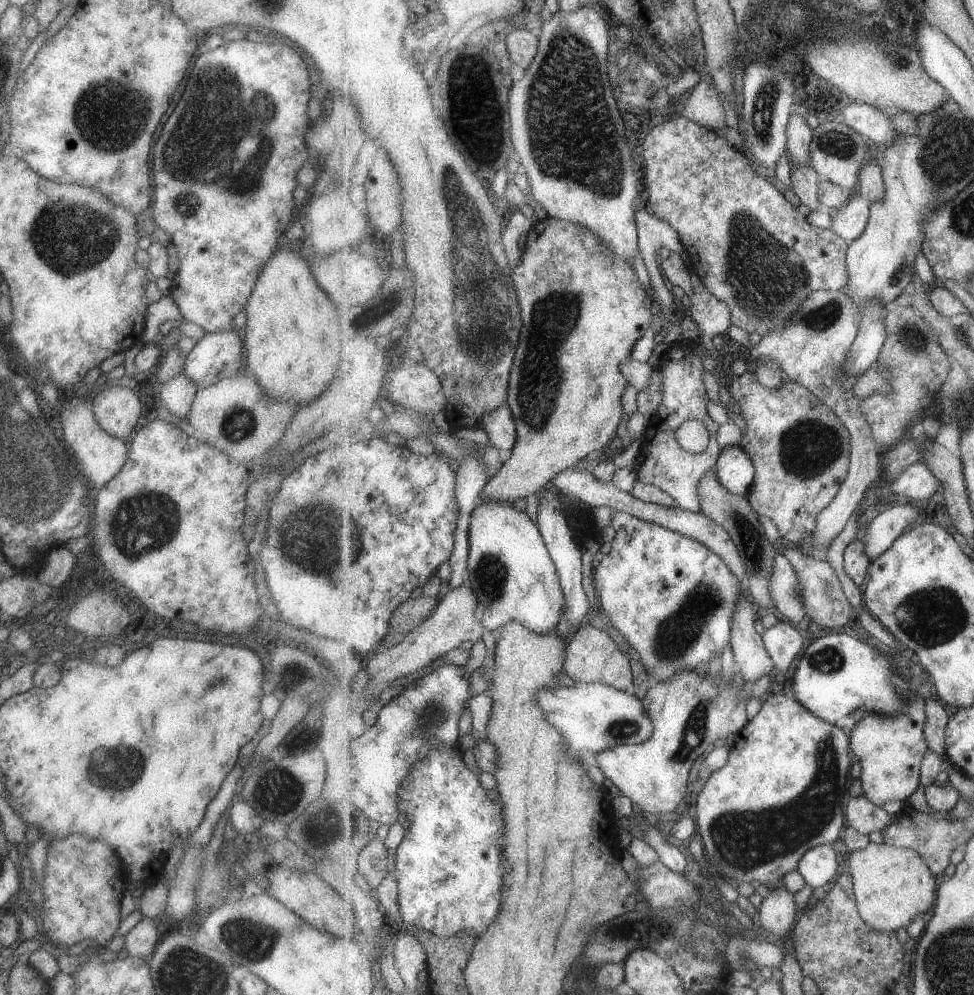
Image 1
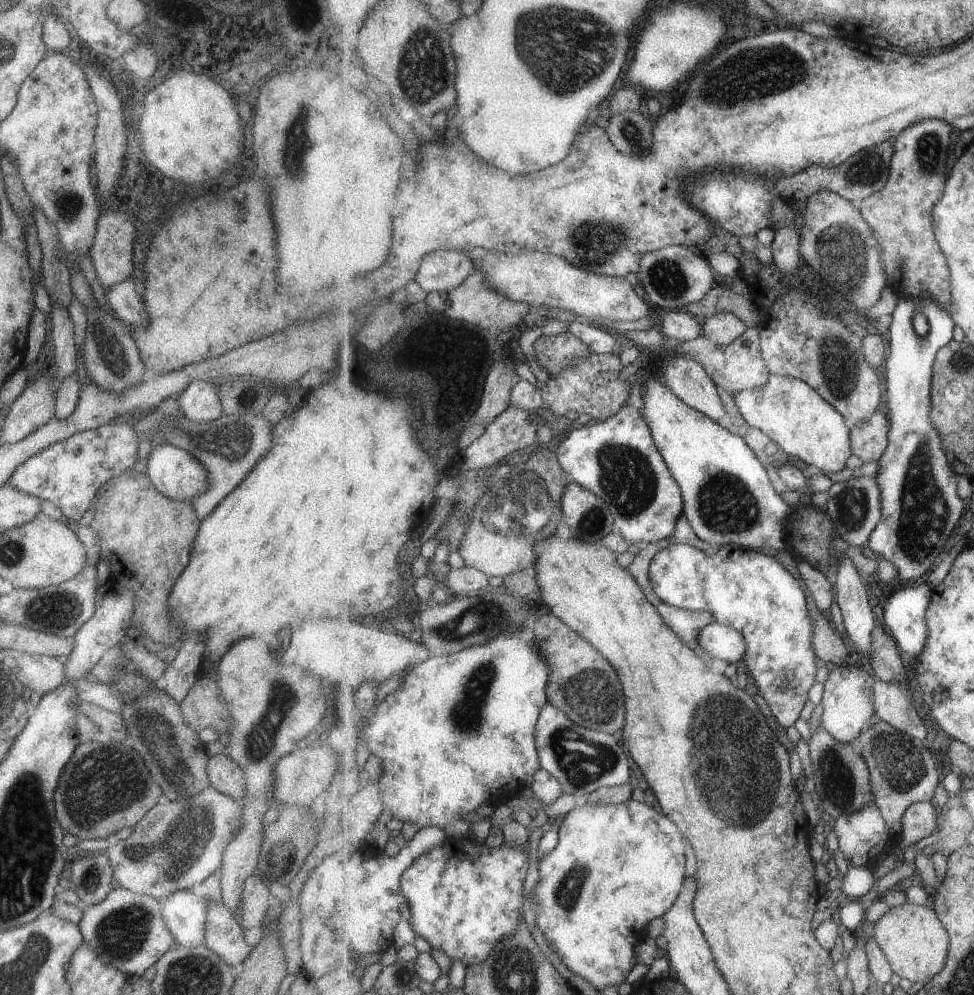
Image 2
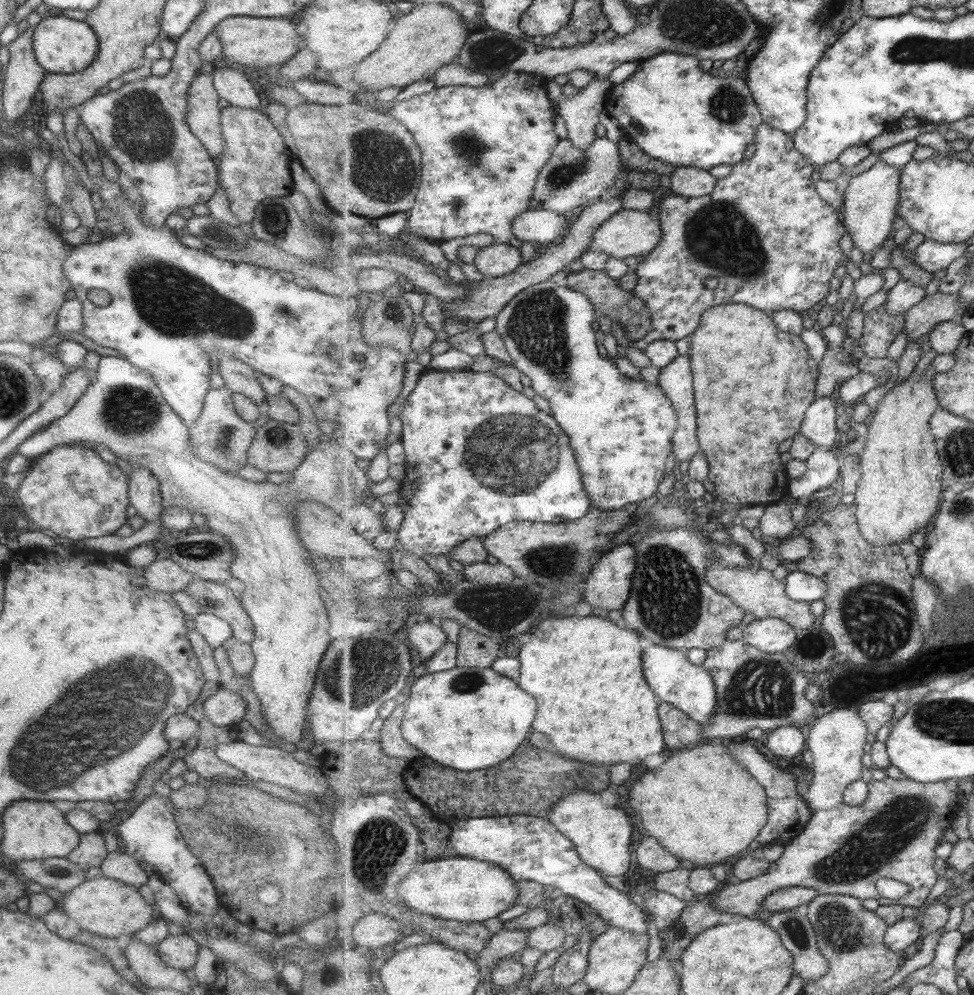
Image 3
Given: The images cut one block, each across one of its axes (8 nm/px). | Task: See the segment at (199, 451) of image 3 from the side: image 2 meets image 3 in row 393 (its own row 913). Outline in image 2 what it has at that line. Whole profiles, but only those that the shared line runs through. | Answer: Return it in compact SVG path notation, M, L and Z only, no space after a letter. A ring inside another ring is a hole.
M204 899L207 904L204 945L231 967L243 962L252 948L243 941L243 929L222 902Z

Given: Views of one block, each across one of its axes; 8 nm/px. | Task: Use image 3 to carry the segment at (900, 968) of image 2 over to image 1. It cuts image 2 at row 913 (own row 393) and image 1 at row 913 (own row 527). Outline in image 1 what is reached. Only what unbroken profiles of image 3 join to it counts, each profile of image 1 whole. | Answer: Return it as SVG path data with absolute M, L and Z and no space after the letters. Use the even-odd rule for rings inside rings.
M870 843L867 848L851 852L847 861L854 880L858 909L867 924L881 932L907 929L917 916L923 916L937 900L937 884L928 862L917 850L888 843Z

